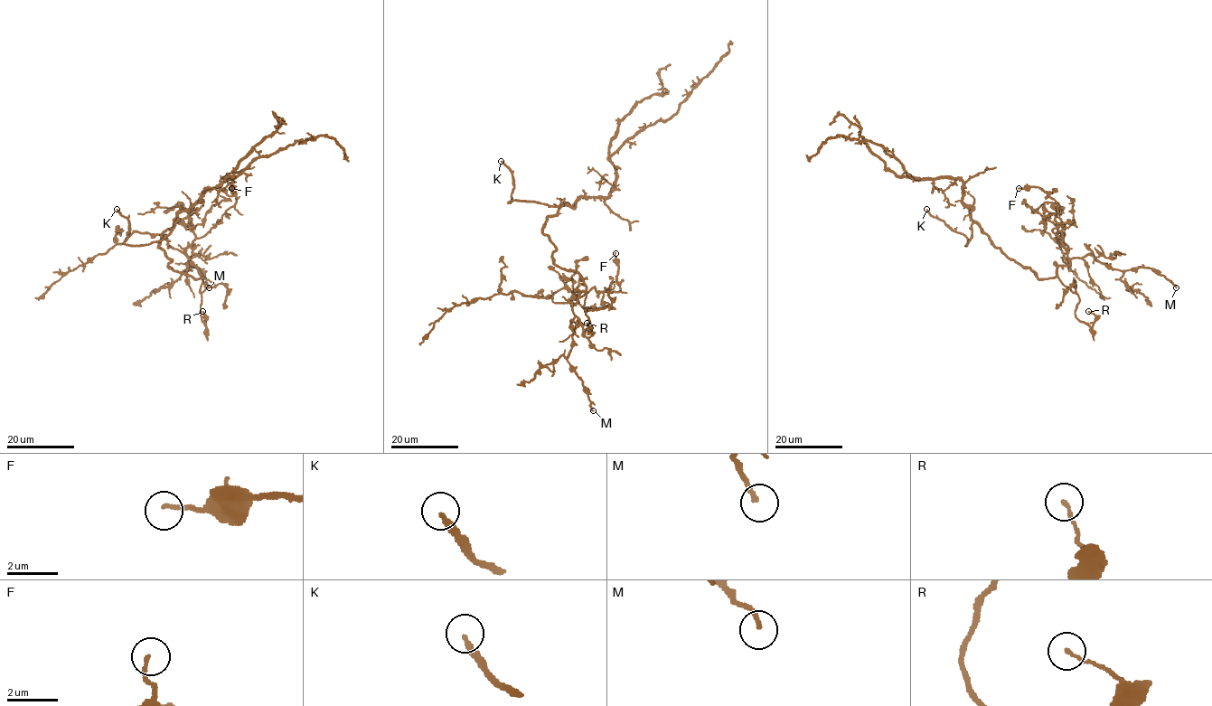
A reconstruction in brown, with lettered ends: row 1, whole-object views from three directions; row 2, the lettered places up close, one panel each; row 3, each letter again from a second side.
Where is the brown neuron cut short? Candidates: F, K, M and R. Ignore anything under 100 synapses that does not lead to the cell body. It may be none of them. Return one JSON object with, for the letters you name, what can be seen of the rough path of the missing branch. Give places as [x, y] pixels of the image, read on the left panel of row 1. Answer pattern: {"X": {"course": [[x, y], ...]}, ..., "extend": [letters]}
{"K": {"course": [[117, 209], [59, 146], [34, 87], [18, 74]]}, "extend": ["K"]}

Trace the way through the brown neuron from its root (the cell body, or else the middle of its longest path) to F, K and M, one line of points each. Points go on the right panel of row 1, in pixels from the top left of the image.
F: (992, 242), (1039, 279), (1054, 277), (1059, 266), (1070, 263), (1052, 230), (1056, 201), (1038, 187), (1019, 188)
K: (992, 242), (973, 222), (972, 238), (965, 245), (968, 240), (963, 235), (934, 217), (926, 209)
M: (992, 242), (1039, 279), (1054, 277), (1059, 266), (1091, 254), (1120, 270), (1155, 269), (1176, 287)

